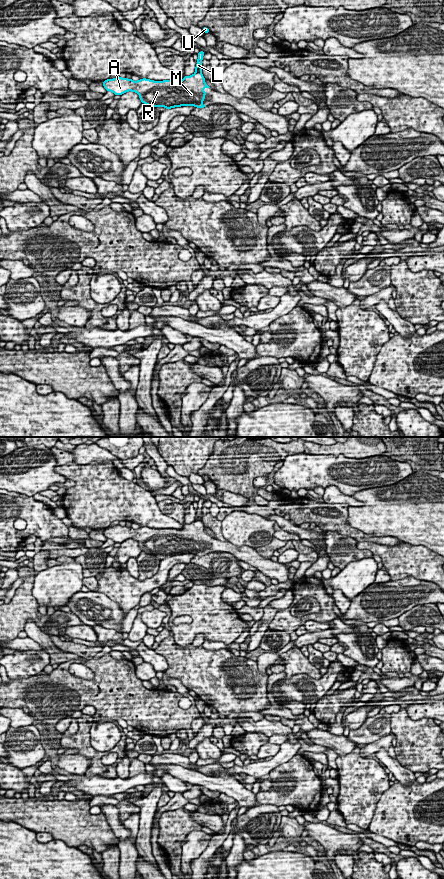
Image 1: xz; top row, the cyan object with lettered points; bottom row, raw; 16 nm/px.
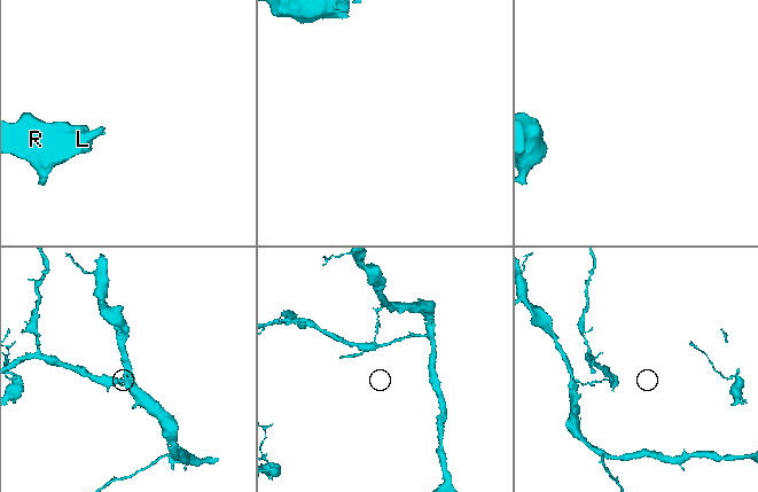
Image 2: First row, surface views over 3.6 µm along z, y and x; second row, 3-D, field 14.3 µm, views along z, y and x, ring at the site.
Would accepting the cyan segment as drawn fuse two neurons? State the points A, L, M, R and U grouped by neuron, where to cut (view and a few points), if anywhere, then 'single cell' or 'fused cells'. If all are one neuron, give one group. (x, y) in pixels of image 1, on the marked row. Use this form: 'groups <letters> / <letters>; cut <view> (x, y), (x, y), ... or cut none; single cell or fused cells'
groups A M R / L U; cut xz (195, 72), (200, 73); fused cells

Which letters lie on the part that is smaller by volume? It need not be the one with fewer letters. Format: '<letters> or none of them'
A, M, R

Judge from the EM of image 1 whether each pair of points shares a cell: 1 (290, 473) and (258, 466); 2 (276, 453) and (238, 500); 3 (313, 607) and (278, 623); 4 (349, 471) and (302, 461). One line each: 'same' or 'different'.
1: different
2: different
3: different
4: same

